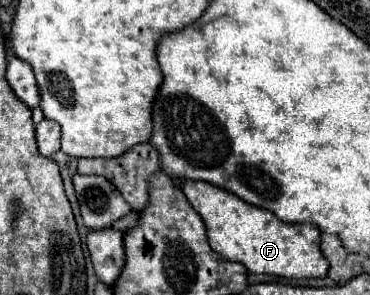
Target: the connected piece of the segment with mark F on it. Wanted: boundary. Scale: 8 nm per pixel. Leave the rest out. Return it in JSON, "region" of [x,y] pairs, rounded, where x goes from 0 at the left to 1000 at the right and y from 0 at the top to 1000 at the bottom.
{"region":[[[538,610],[495,617],[511,692],[559,766],[570,841],[608,881],[657,895],[684,929],[738,929],[776,942],[873,942],[889,888],[862,841],[862,773],[846,759],[770,759],[738,719],[657,685],[651,671]]]}

